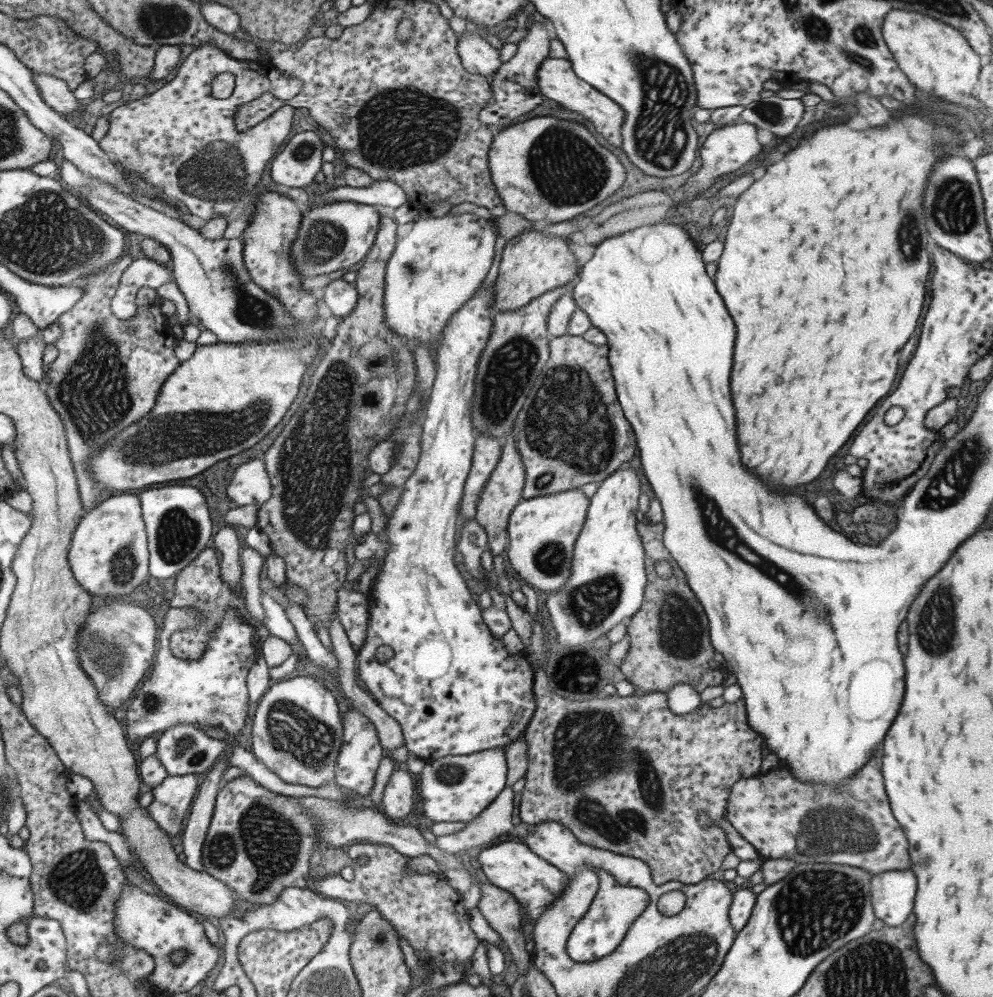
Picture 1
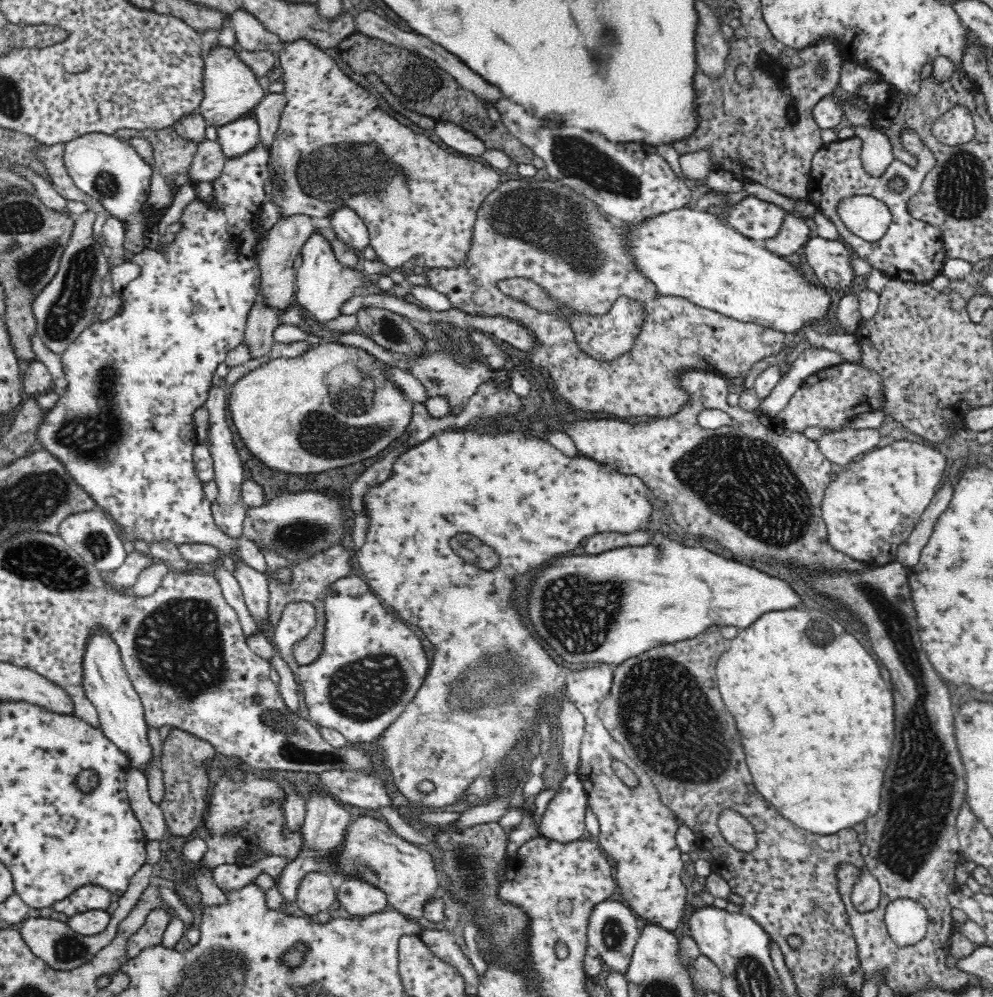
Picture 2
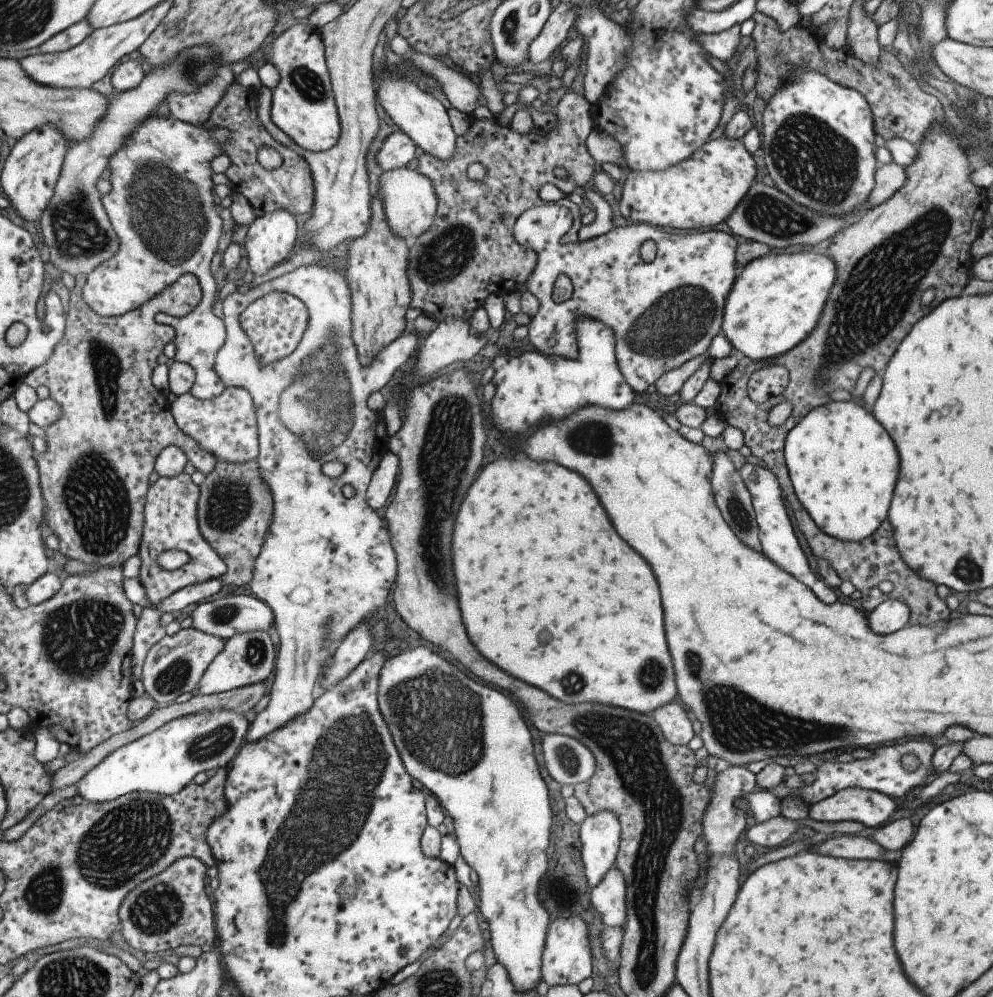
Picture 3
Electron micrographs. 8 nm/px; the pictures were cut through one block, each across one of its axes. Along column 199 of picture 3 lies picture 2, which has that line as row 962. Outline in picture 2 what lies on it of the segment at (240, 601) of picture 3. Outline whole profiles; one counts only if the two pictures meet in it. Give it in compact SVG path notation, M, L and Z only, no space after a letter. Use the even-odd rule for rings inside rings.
M608 899L600 902L598 906L594 906L594 912L588 920L587 943L590 948L598 951L599 957L610 972L624 974L630 966L634 946L636 946L641 934L634 915L633 910L624 902Z

